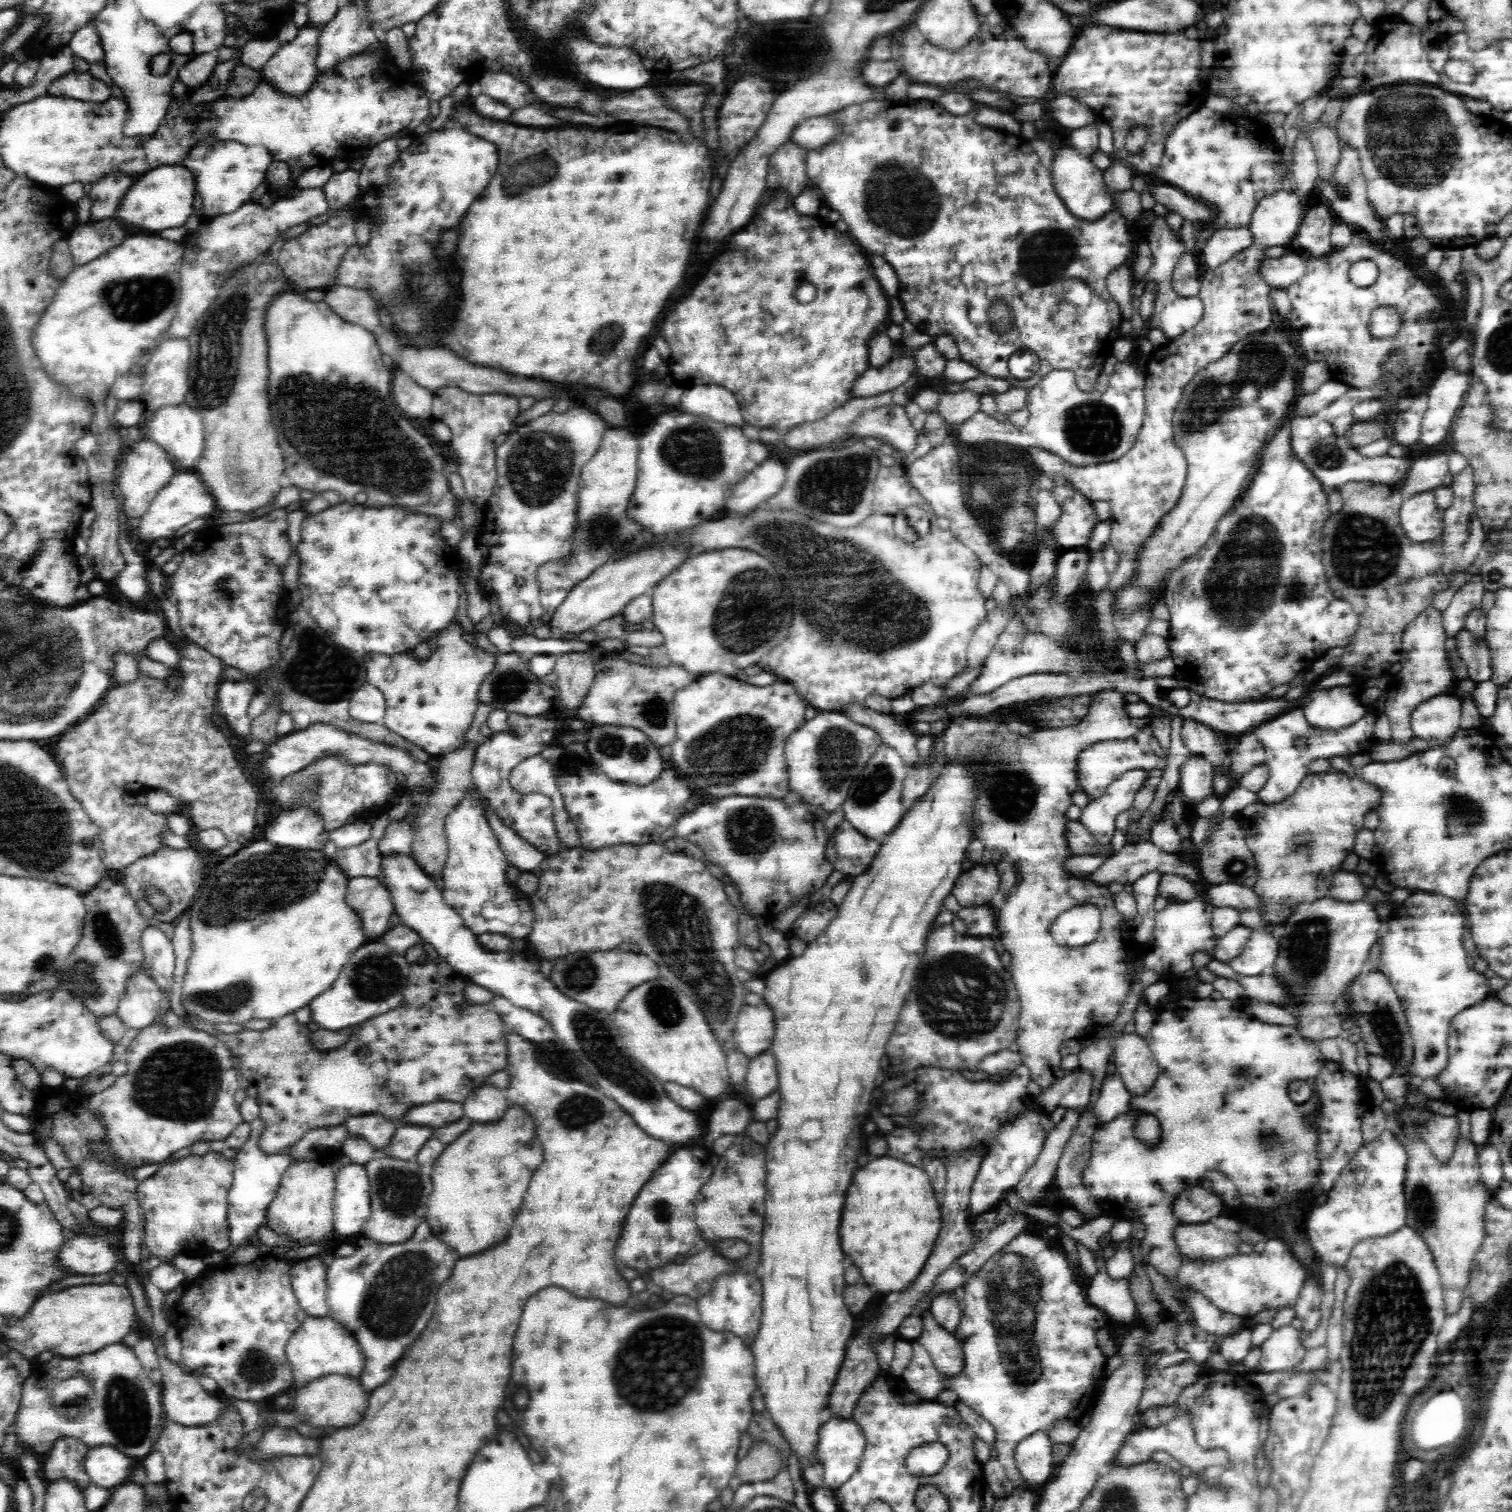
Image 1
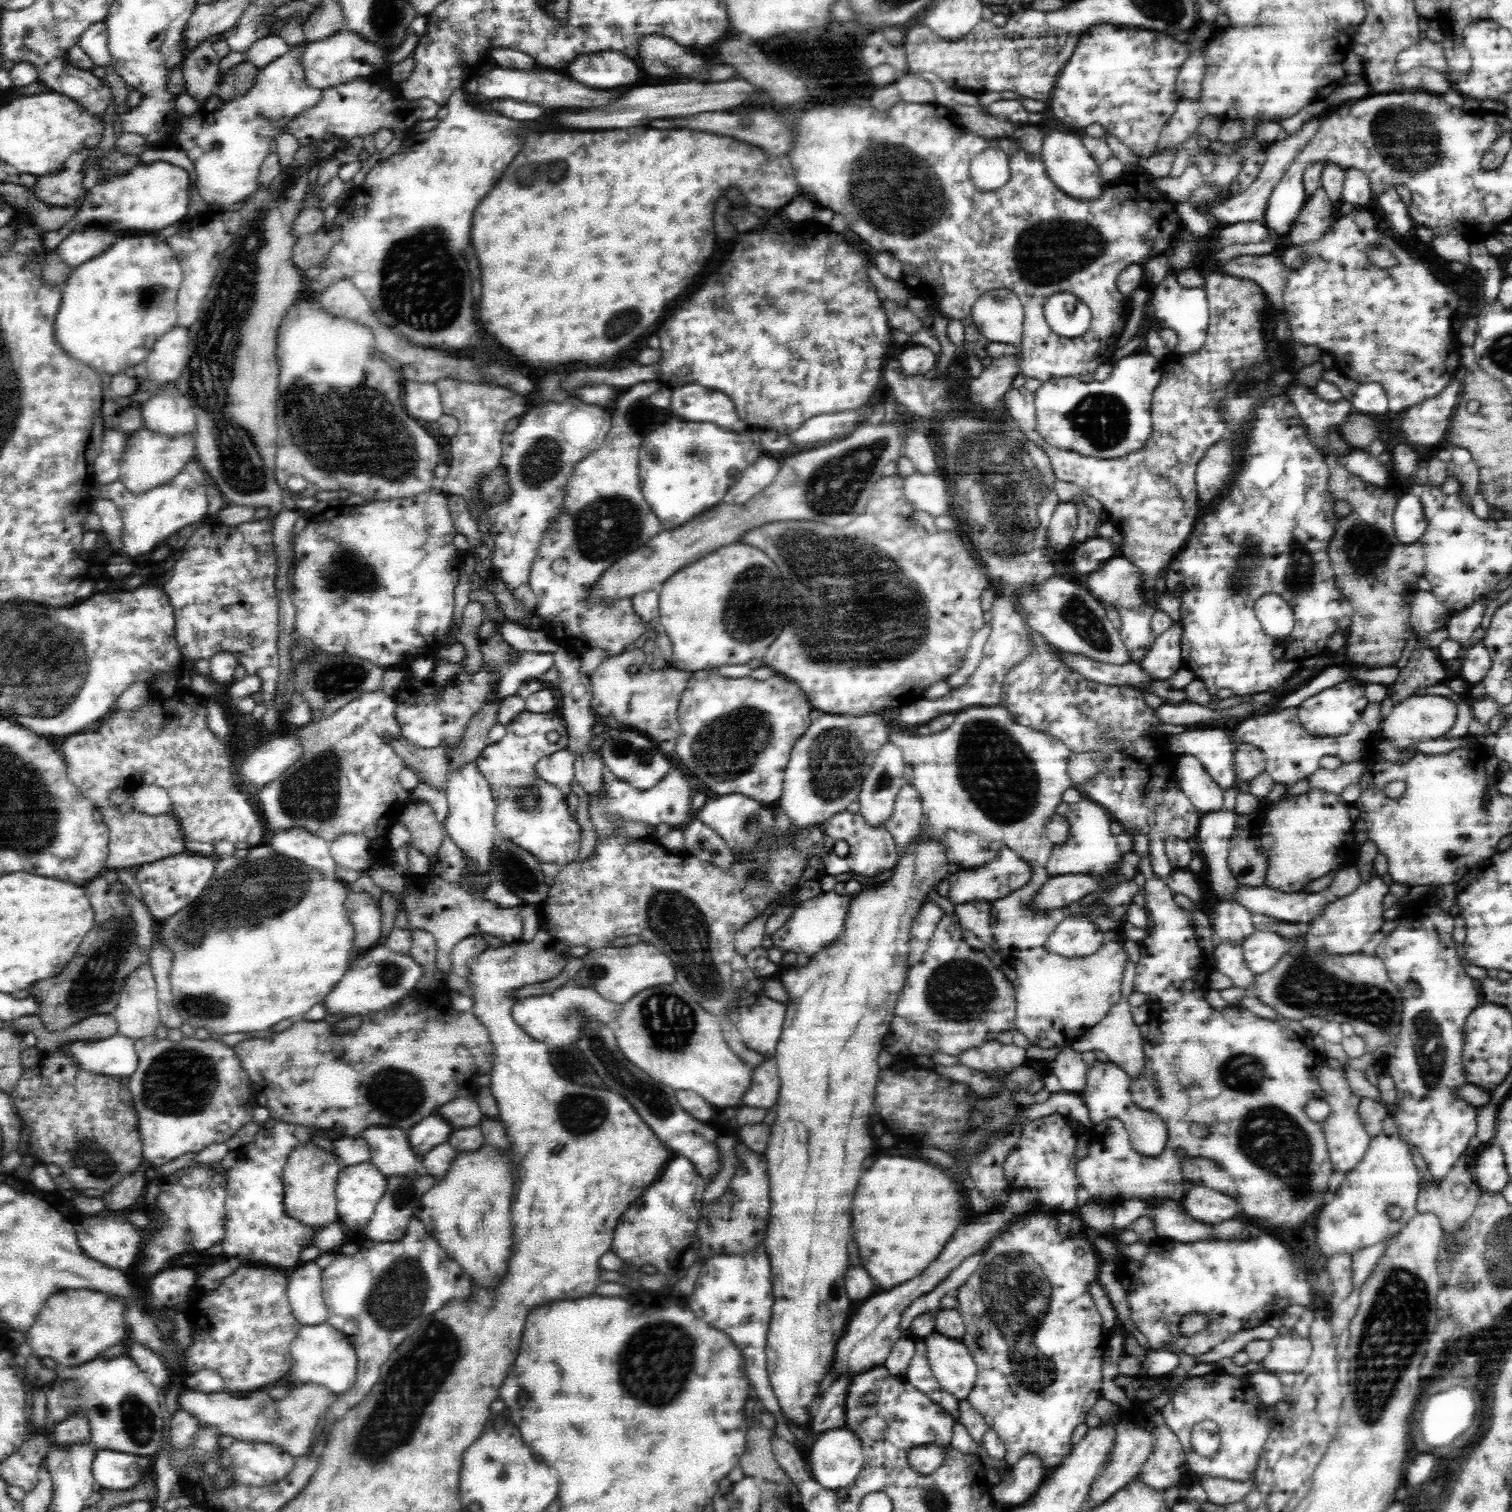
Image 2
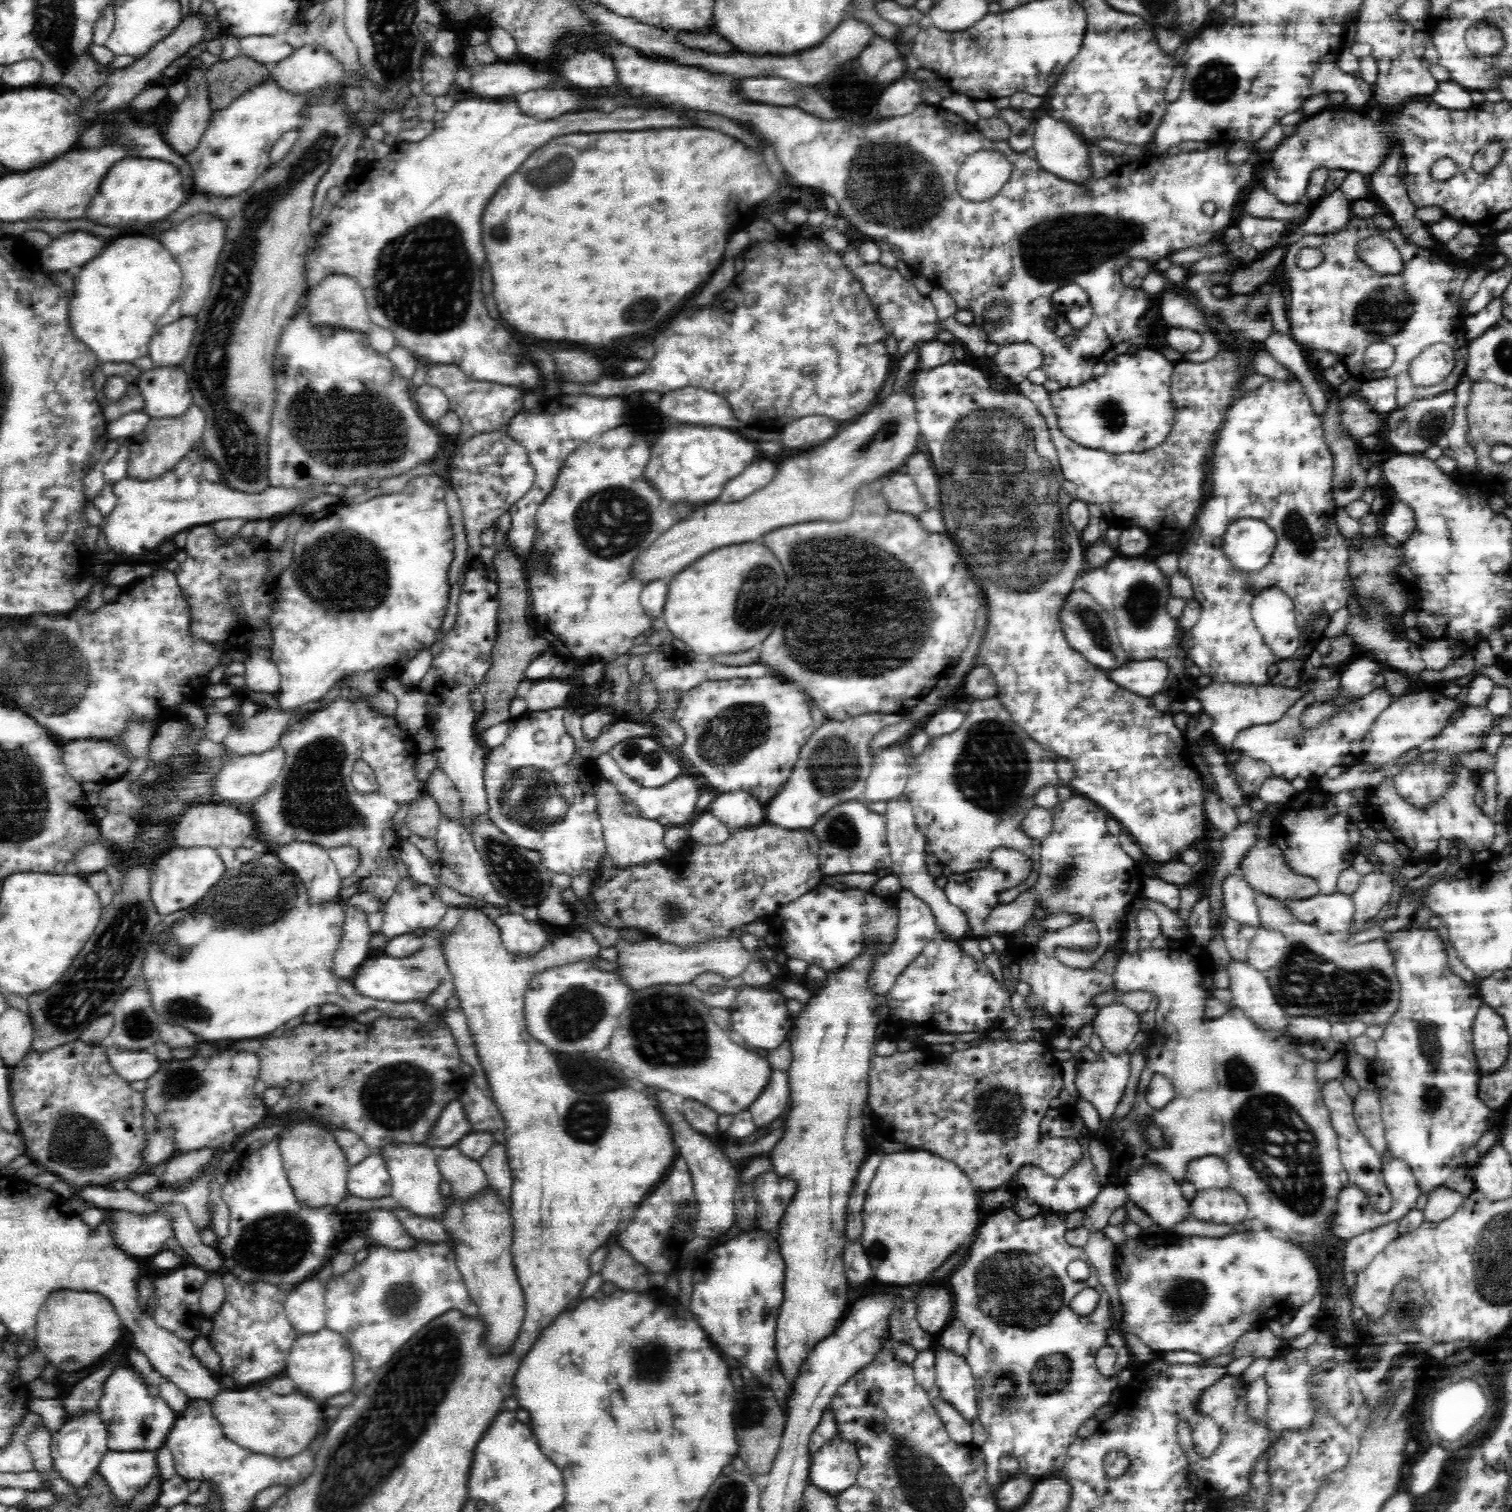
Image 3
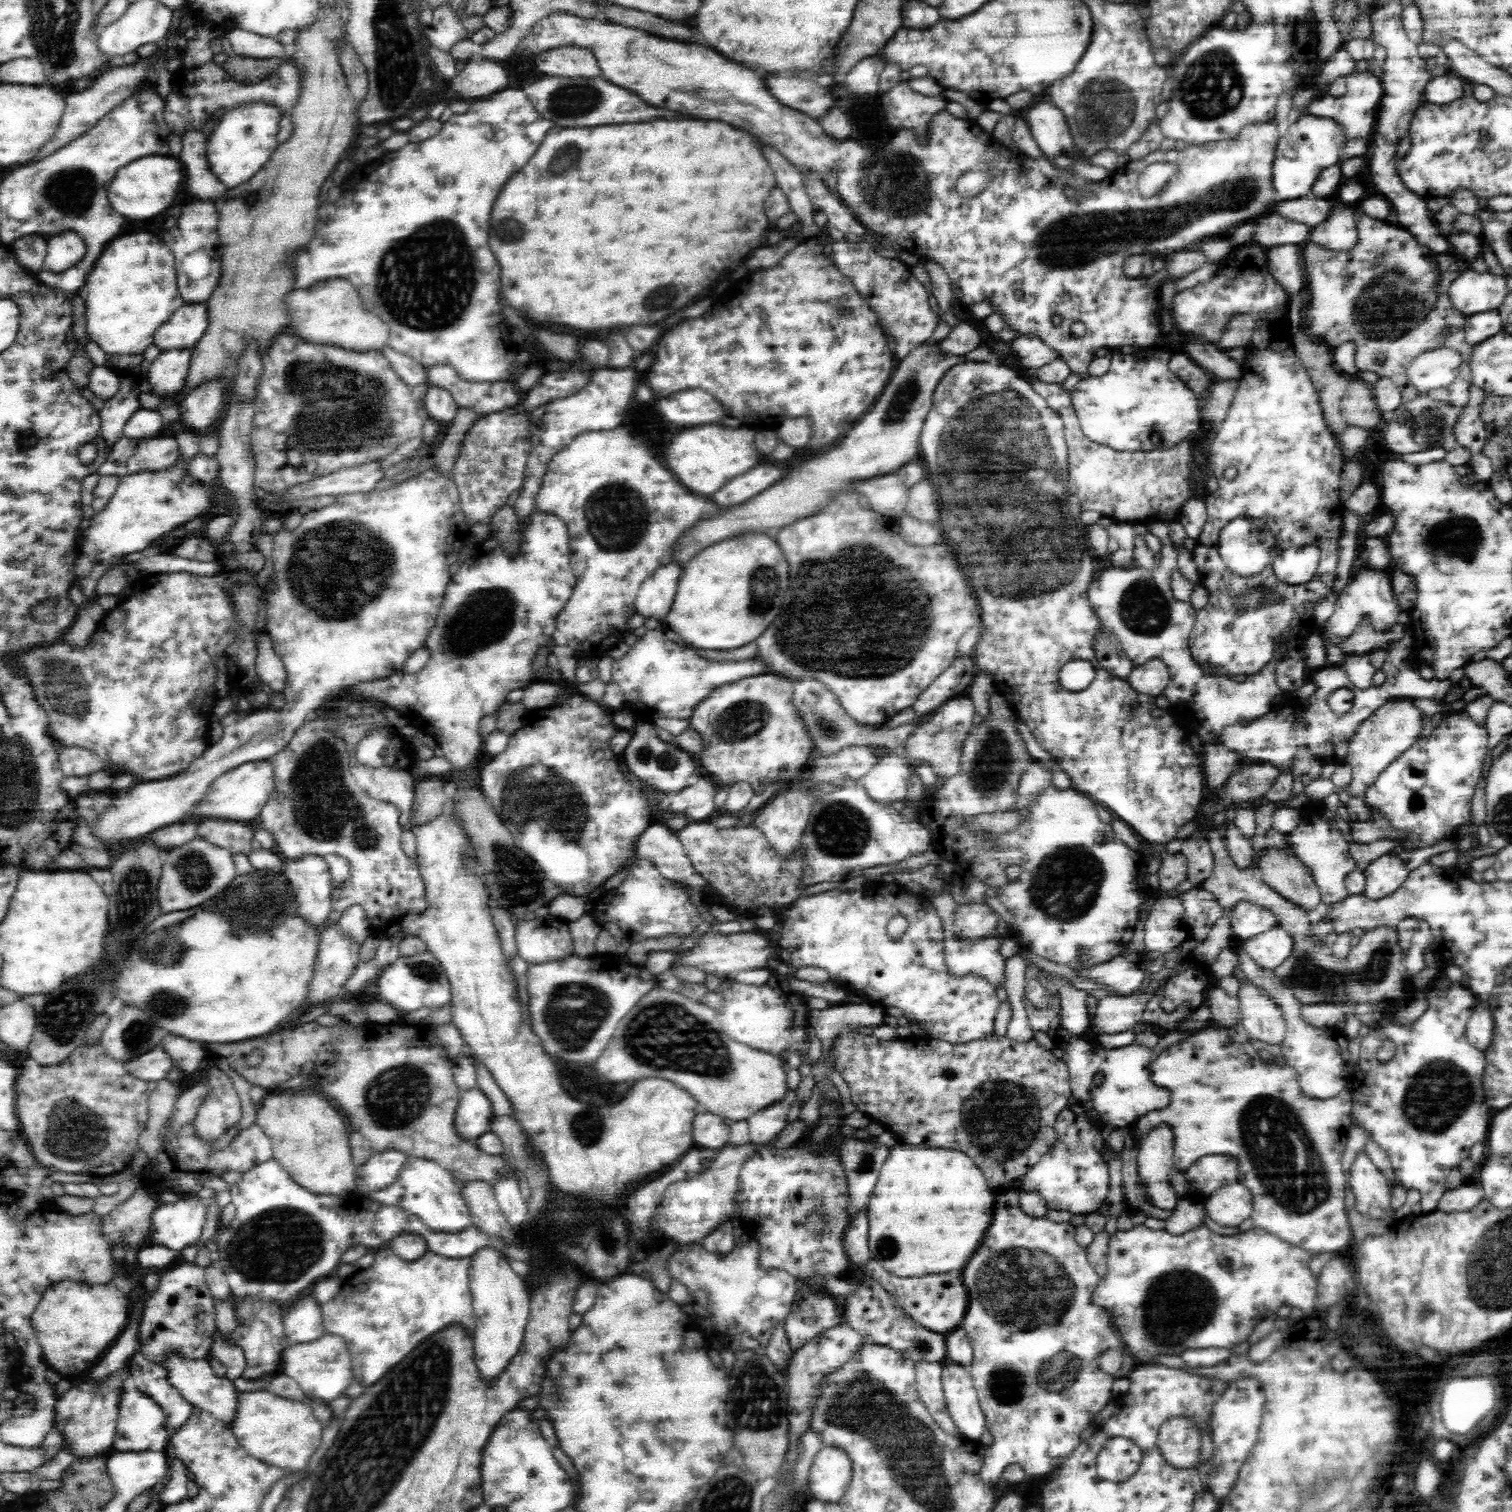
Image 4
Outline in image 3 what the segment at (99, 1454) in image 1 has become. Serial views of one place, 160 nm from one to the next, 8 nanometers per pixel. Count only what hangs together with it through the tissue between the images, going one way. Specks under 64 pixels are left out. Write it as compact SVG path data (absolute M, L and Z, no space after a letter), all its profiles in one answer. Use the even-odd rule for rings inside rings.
M106 1451L97 1472L112 1489L118 1505L125 1506L158 1474L157 1452Z

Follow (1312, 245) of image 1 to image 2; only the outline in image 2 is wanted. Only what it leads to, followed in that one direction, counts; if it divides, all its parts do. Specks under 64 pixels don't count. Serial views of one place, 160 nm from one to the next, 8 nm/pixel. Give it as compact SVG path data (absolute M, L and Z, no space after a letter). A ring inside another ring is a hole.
M1318 187L1308 196L1287 237L1290 238L1292 246L1319 242L1334 227L1336 220L1334 207L1328 195L1322 187Z

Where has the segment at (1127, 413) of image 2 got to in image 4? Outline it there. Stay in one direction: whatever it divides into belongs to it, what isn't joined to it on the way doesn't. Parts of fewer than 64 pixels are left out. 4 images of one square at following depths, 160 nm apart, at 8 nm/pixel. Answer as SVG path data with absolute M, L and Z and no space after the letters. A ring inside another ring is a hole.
M1137 348L1132 354L1114 352L1111 355L1109 370L1100 377L1092 375L1083 378L1080 385L1069 393L1082 432L1092 442L1117 451L1148 452L1149 450L1168 450L1182 440L1189 440L1198 430L1200 406L1196 395L1182 382L1178 375L1169 369L1172 353L1153 352L1154 348Z

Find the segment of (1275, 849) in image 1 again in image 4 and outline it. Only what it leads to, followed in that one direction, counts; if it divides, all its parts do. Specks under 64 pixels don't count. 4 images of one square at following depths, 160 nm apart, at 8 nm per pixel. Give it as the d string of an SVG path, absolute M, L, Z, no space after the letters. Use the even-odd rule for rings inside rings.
M1306 801L1298 808L1301 820L1290 833L1286 834L1287 851L1308 867L1320 891L1321 902L1332 904L1348 896L1344 878L1350 874L1350 871L1358 869L1358 863L1350 855L1349 843L1336 827L1335 820L1323 816L1325 808L1324 801Z

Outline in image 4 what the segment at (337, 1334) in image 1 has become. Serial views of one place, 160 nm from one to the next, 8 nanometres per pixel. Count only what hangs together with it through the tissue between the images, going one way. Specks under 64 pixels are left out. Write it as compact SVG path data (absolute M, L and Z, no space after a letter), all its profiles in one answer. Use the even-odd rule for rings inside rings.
M324 1333L316 1341L302 1342L288 1346L281 1356L281 1373L293 1378L310 1399L328 1404L334 1398L343 1396L344 1390L352 1384L351 1354L346 1343L337 1334Z

